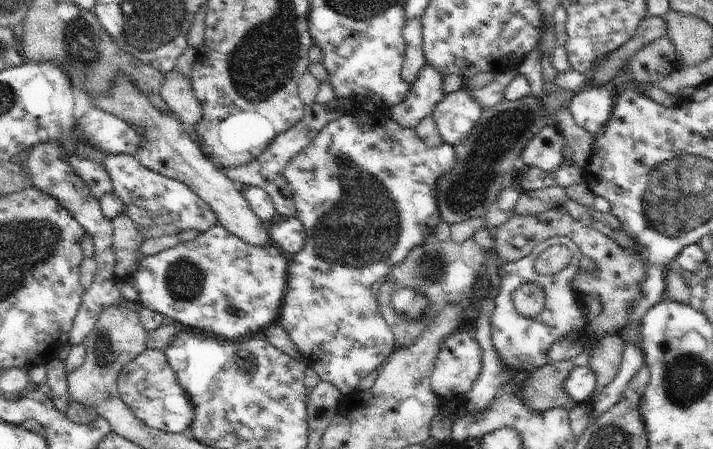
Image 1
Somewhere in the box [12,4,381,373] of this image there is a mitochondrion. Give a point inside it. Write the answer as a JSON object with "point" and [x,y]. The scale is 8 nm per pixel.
{"point":[80,45]}

